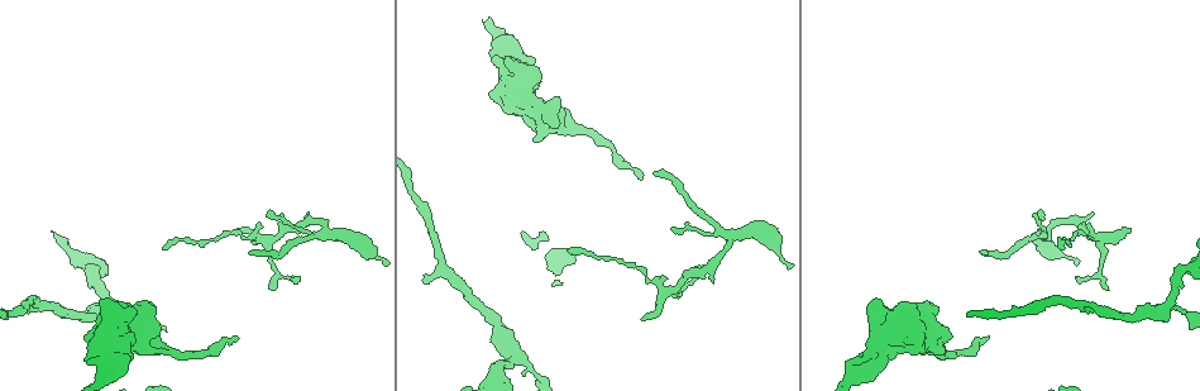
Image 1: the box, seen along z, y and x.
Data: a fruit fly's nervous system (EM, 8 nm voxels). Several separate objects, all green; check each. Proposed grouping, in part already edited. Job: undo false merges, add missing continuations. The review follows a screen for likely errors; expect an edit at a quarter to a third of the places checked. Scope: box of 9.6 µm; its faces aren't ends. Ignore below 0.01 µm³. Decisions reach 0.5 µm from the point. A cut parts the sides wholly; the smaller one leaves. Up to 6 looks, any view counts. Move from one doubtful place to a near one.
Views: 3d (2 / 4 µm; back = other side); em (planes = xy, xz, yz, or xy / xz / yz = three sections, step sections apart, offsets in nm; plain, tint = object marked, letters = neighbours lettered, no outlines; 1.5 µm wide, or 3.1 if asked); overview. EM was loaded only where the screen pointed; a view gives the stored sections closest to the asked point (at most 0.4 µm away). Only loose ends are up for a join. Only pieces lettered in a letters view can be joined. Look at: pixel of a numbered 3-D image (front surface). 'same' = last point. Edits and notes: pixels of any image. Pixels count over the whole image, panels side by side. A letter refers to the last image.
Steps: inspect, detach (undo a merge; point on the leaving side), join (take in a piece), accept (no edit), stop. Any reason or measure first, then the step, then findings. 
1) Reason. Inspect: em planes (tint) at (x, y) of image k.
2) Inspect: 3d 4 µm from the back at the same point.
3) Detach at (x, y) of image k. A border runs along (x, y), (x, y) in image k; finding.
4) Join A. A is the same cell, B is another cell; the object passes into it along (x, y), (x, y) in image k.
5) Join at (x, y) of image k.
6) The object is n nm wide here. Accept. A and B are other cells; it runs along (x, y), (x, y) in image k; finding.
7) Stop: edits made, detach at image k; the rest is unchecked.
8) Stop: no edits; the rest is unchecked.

Inspect: 3d 4 µm at (869, 343) of image 1.

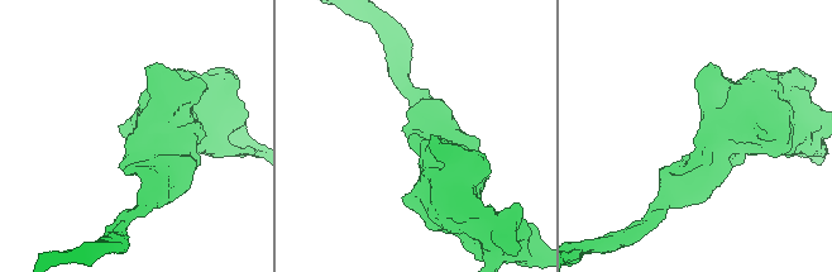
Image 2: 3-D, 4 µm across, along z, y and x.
Now the EM. Inspect: em yz step 8 (letters) at (139, 134) of image 2.

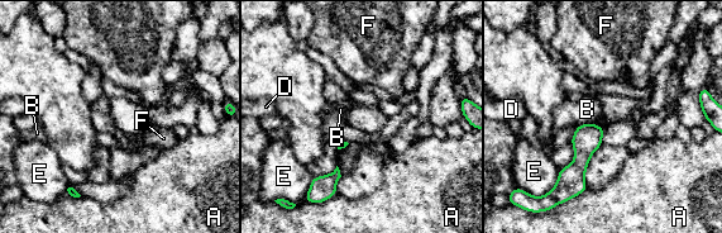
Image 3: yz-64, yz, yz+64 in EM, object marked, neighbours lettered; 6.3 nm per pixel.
Another direction. Inspect: em planes (letters) at the same point.

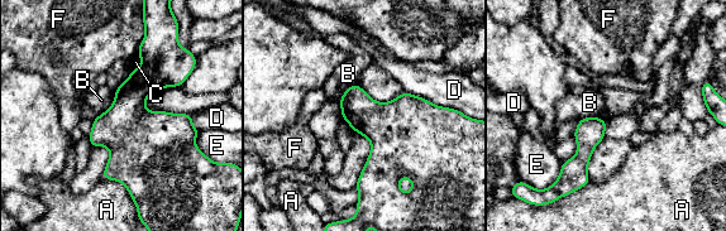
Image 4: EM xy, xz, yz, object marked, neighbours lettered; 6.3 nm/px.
Accept. A, B, C, D, E and F are other cells; a border runs along (115, 91), (113, 104), (98, 115) in image 4; no lettered piece goes on from it.

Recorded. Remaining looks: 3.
Long arm stops here. Inspect: em planes (letters) at (237, 337) of image 1.

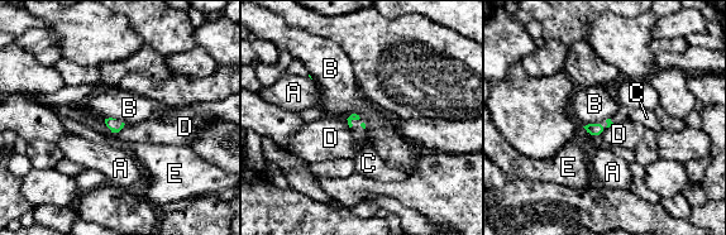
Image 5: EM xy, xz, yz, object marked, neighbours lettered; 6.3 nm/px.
Join C. C is the same cell, A, B, D and E are other cells; the neuron continues.

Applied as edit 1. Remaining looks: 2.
Stop: edits made, join at image 5; the rest is unchecked.

